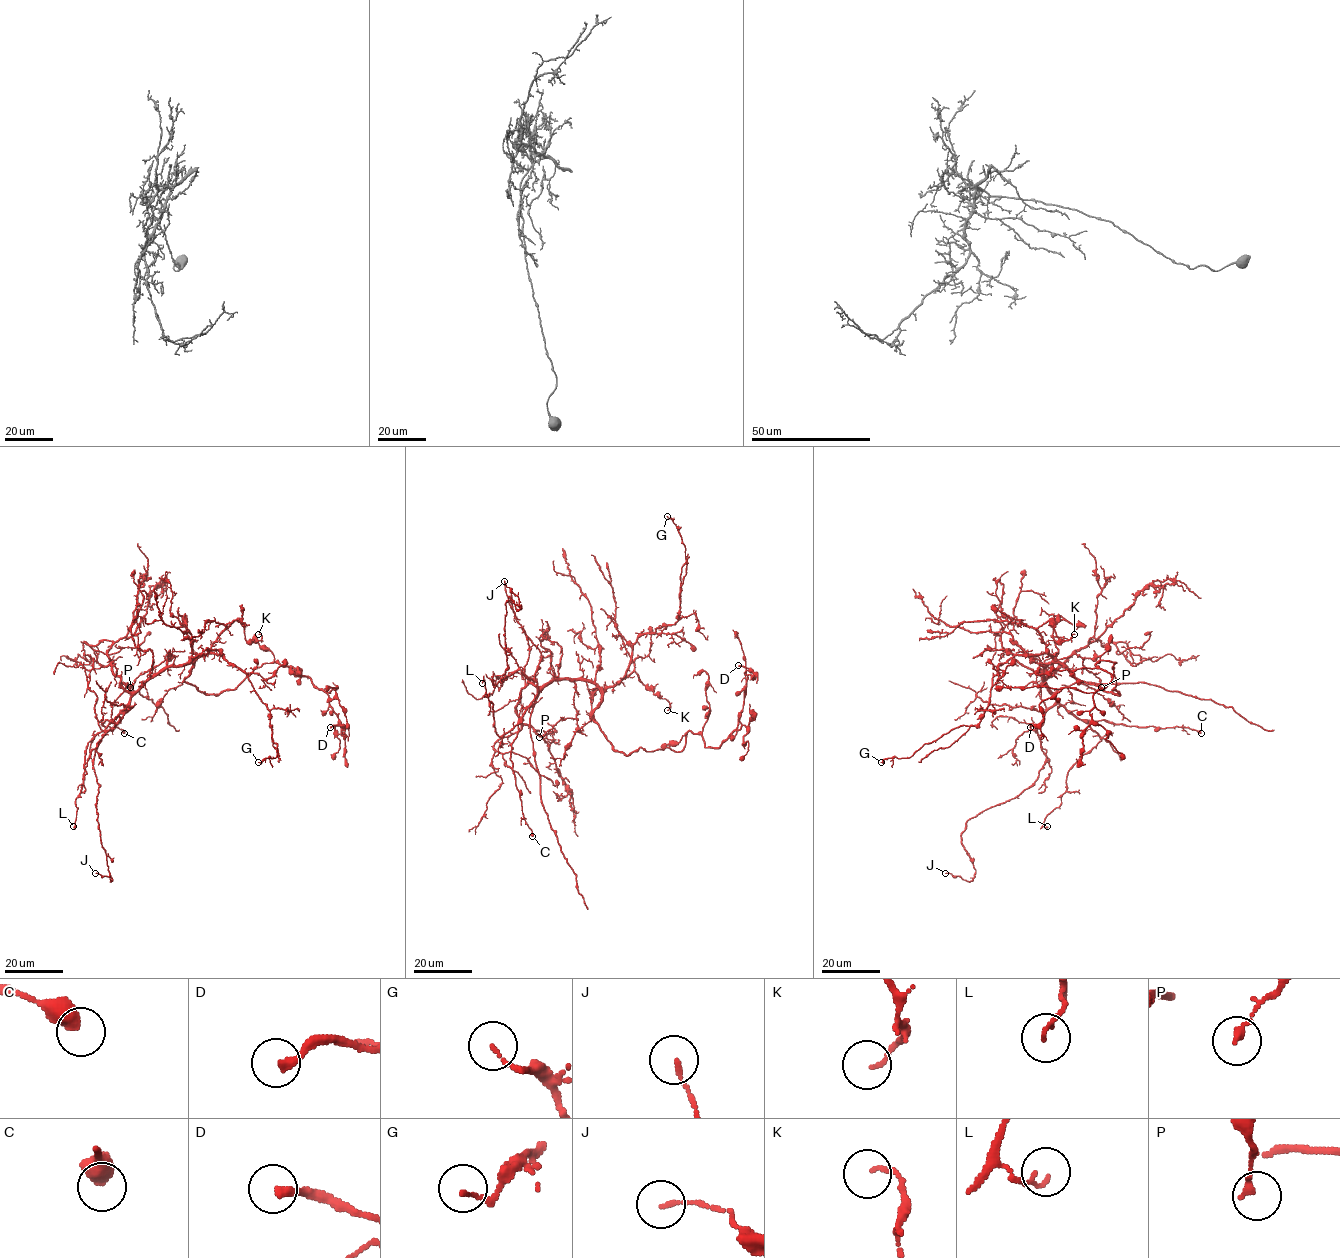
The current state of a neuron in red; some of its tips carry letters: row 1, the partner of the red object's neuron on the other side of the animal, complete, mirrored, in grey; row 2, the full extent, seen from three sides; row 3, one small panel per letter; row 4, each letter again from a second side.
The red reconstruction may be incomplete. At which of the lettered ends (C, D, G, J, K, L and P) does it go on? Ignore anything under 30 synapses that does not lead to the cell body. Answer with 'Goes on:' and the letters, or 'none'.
Goes on: none

